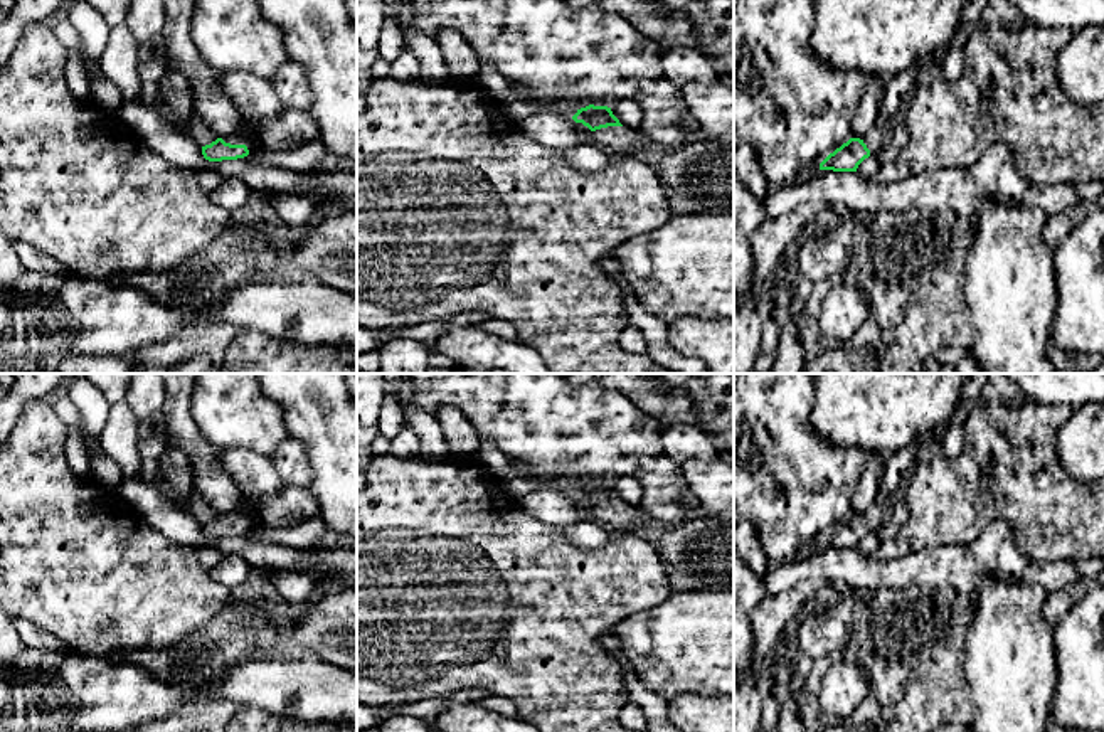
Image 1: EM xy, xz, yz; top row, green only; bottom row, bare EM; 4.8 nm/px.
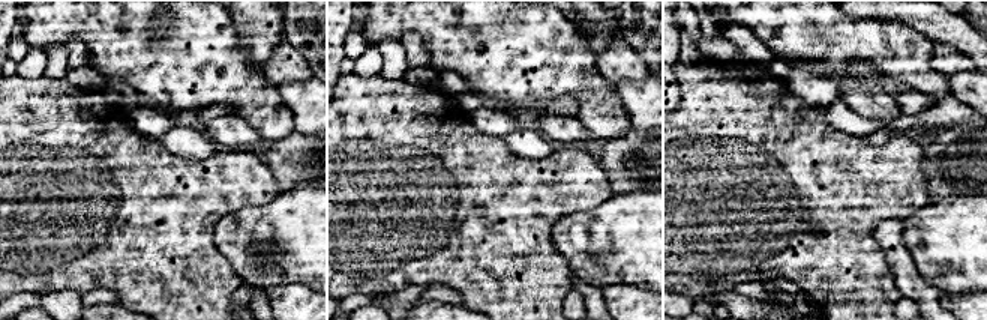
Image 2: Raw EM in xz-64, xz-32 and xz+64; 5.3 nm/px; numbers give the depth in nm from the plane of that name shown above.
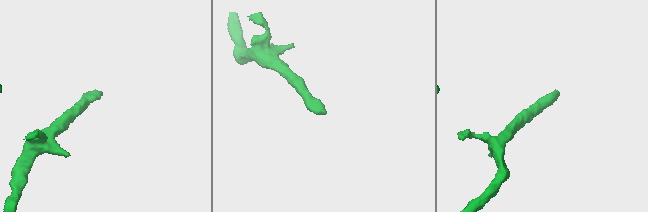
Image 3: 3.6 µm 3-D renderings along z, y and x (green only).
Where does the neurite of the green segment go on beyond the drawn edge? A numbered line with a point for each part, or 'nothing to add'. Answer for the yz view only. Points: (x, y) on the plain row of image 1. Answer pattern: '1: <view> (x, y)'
1: yz (896, 468)

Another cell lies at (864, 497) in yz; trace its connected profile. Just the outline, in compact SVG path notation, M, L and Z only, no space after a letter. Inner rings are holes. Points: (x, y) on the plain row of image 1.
M867 451L867 466L852 500L852 515L862 517L873 503L880 480L882 458L884 456L878 453Z

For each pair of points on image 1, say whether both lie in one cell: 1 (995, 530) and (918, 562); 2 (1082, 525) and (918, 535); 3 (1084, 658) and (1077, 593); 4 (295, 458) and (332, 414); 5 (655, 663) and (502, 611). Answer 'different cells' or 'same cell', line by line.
1: same cell
2: same cell
3: different cells
4: different cells
5: different cells

